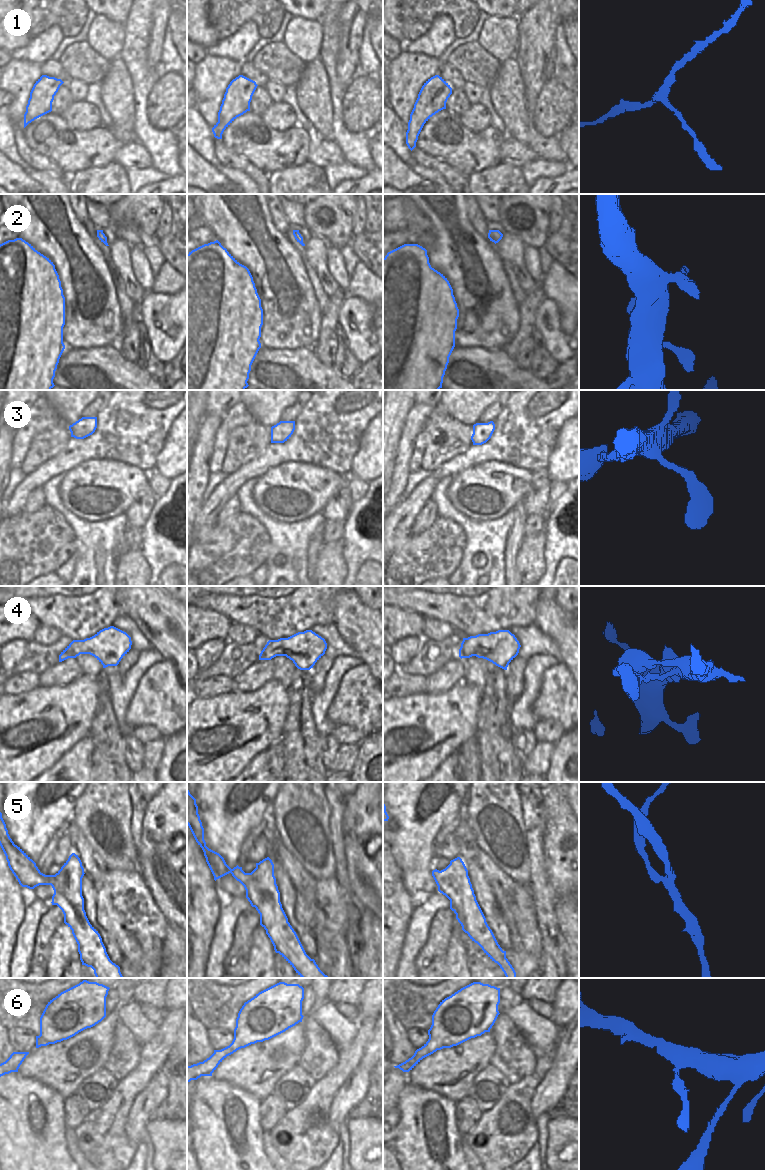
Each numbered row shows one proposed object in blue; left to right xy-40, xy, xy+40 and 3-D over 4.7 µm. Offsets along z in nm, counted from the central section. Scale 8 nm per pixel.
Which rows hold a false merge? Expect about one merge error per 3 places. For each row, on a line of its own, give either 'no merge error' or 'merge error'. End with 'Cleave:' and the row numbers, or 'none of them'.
1: no merge error
2: no merge error
3: no merge error
4: no merge error
5: no merge error
6: no merge error
Cleave: none of them

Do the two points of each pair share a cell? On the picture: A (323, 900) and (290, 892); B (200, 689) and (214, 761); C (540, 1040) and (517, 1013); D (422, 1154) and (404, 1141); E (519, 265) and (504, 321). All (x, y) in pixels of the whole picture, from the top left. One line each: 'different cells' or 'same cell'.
A: different cells
B: different cells
C: same cell
D: same cell
E: different cells

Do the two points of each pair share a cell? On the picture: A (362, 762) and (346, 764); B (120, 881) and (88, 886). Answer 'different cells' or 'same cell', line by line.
A: different cells
B: different cells

